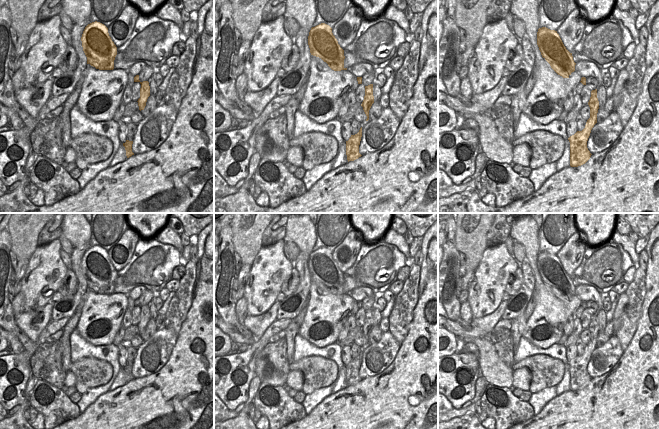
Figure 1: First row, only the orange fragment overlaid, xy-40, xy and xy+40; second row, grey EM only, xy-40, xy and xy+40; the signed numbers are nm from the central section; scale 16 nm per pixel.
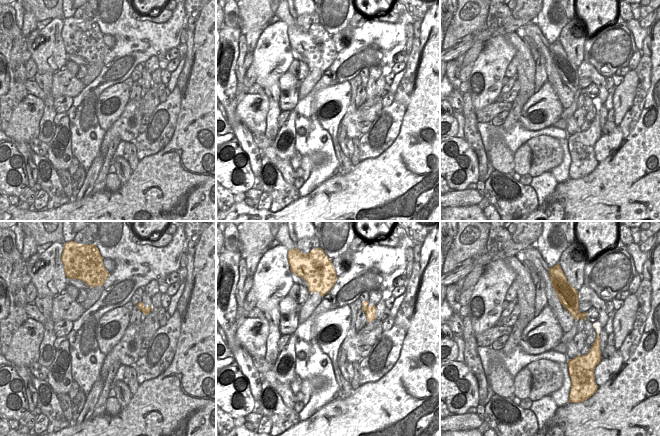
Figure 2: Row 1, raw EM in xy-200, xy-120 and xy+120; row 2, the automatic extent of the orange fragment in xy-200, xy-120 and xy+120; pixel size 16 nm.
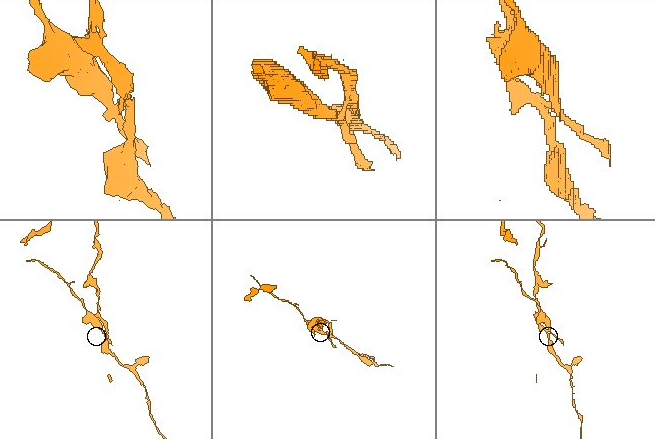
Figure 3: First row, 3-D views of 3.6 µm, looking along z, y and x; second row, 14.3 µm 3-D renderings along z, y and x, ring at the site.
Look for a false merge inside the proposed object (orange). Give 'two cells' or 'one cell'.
two cells

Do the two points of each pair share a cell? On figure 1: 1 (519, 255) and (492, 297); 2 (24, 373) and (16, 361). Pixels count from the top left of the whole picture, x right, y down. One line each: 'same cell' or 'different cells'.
1: different cells
2: same cell

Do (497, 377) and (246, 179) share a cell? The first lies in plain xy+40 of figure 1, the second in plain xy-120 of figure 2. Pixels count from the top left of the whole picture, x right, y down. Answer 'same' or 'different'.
same

